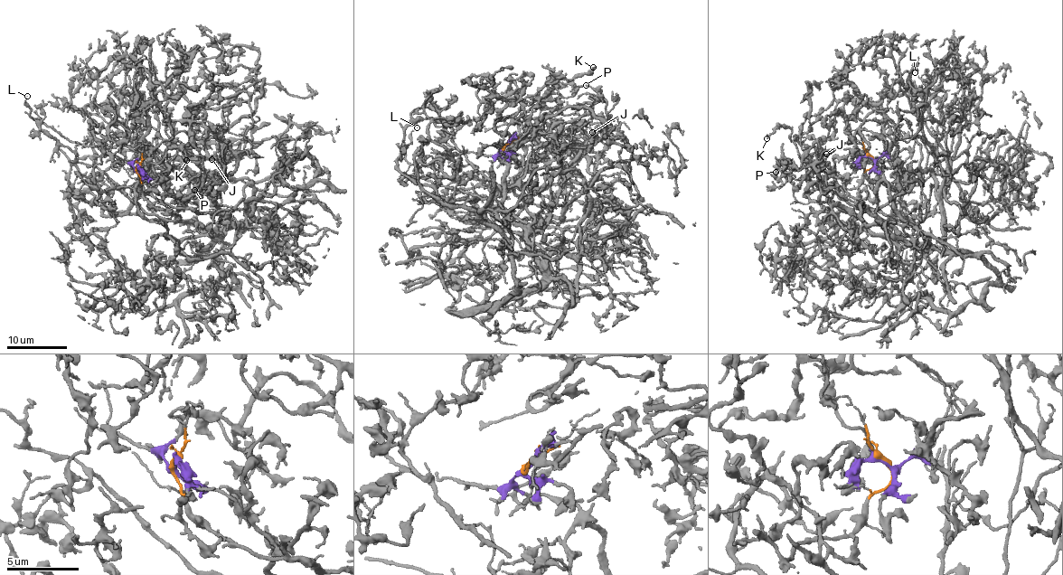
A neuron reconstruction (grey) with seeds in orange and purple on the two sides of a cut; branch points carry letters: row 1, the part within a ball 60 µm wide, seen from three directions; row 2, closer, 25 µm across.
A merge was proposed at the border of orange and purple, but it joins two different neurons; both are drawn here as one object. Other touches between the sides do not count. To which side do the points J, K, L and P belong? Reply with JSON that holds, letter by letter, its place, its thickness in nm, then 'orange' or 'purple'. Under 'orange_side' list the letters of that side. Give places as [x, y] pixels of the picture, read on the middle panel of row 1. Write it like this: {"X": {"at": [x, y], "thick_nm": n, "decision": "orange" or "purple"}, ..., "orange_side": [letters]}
{"J": {"at": [592, 132], "thick_nm": 220, "decision": "purple"}, "K": {"at": [593, 67], "thick_nm": 200, "decision": "purple"}, "L": {"at": [417, 127], "thick_nm": 40, "decision": "orange"}, "P": {"at": [586, 85], "thick_nm": 130, "decision": "purple"}, "orange_side": ["L"]}

